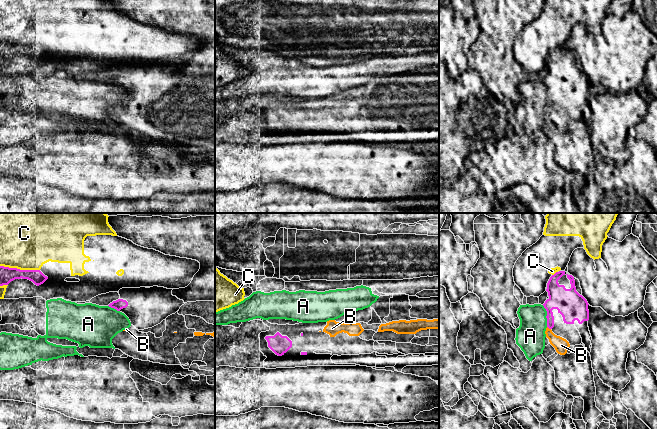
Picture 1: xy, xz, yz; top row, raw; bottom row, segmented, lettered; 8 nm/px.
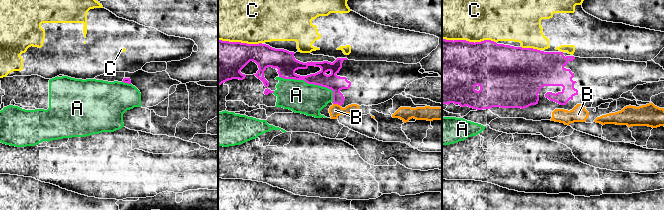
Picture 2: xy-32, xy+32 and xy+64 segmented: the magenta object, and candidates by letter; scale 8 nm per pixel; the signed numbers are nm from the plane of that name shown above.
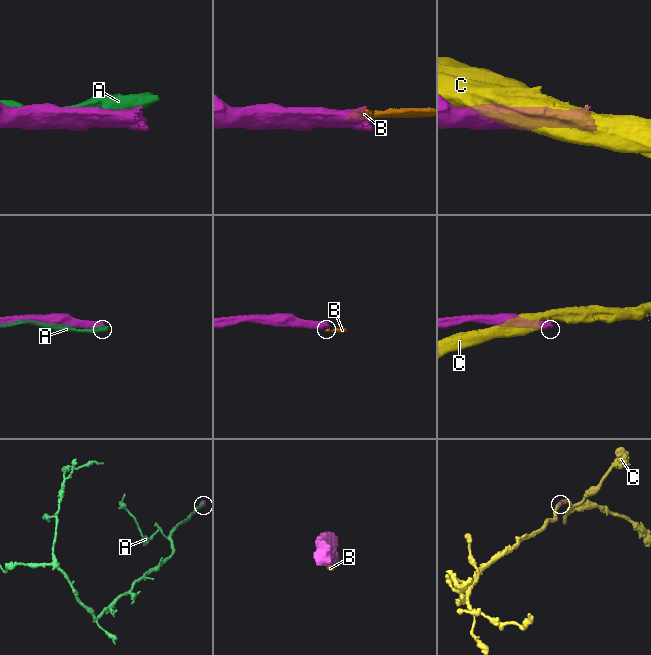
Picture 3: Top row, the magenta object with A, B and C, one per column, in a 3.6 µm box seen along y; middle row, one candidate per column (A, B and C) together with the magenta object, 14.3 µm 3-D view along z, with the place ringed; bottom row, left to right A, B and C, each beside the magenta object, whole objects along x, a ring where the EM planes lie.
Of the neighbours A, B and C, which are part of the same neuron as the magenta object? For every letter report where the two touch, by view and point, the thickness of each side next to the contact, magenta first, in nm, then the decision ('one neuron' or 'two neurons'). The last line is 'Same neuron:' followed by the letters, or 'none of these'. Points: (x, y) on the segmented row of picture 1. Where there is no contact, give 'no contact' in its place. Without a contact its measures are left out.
A: yz (546, 316) | 220/240 nm | two neurons
B: yz (549, 328) | 220/120 nm | one neuron
C: xy (19, 269) | 120/460 nm | two neurons
Same neuron: B

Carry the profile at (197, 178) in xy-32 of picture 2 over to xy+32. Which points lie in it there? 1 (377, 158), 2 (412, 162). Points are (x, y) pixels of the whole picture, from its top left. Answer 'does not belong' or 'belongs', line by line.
1: does not belong
2: does not belong

